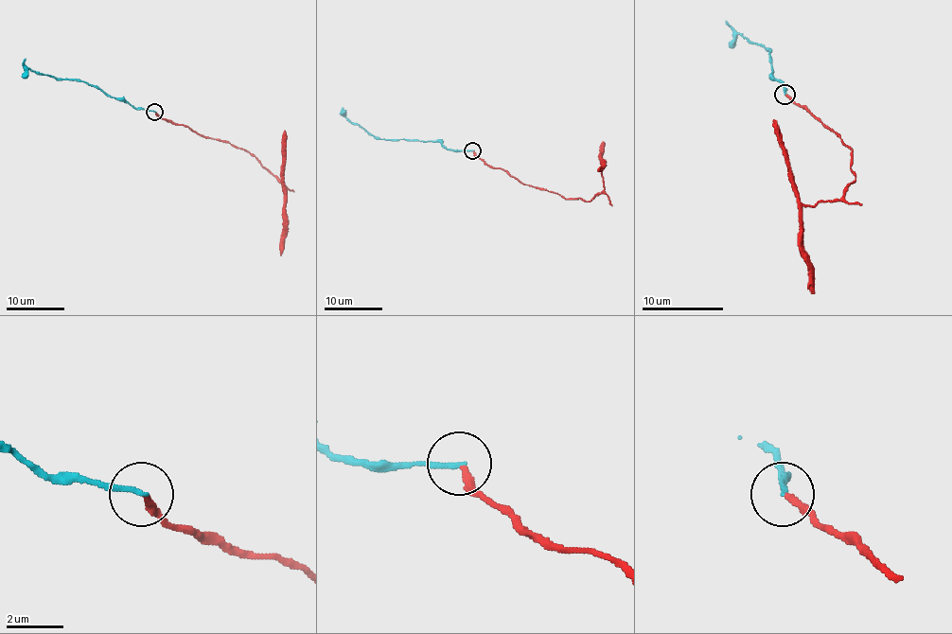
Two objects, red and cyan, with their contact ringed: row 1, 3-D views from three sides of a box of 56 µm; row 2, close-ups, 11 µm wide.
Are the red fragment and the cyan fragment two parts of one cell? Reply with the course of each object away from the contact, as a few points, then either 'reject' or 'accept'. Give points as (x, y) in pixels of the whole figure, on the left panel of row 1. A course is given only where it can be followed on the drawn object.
red via (154, 112), (160, 117), (182, 124), (208, 138), (248, 151), (286, 188), (283, 192), (285, 130) | cyan via (154, 112), (132, 108), (82, 81), (58, 79), (31, 71), (24, 63), (26, 58) | accept

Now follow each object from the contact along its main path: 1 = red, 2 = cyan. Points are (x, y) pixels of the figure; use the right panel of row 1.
1: (785, 95), (851, 149), (855, 180), (838, 201), (820, 201), (812, 206), (800, 201), (780, 130), (774, 119)
2: (784, 95), (784, 89), (771, 73), (769, 50), (744, 38), (725, 20)

